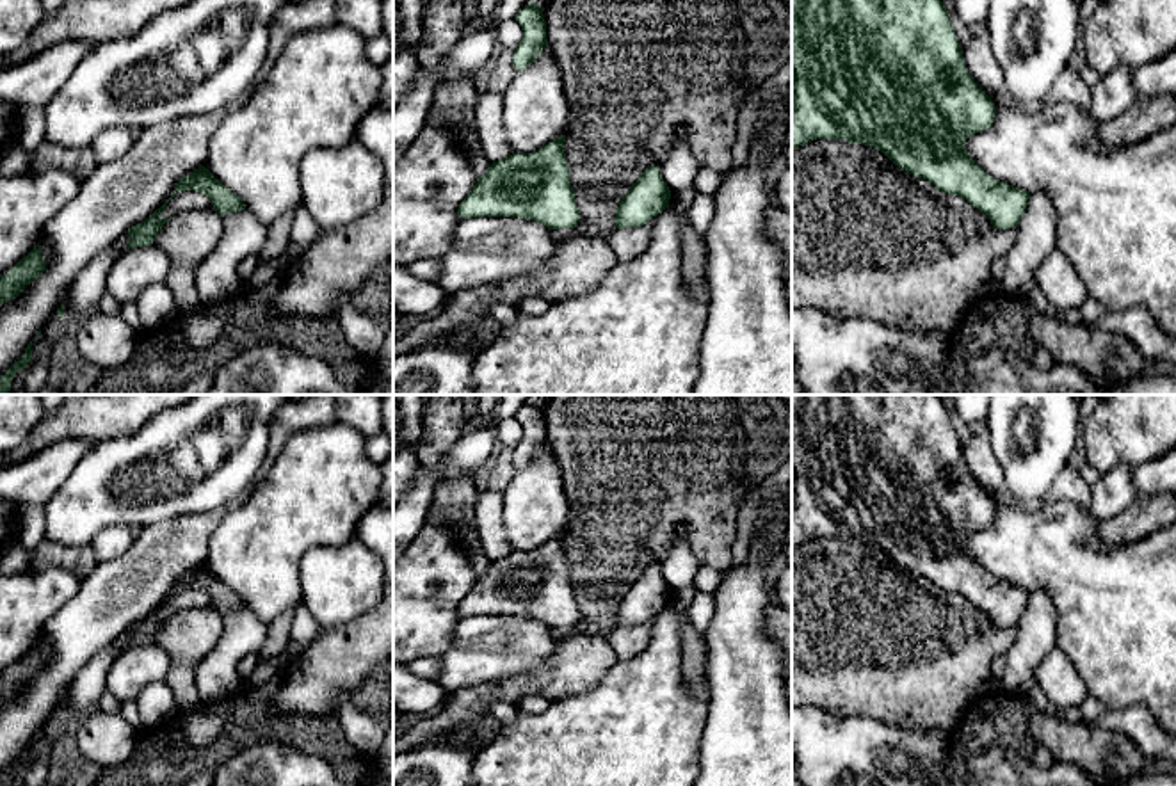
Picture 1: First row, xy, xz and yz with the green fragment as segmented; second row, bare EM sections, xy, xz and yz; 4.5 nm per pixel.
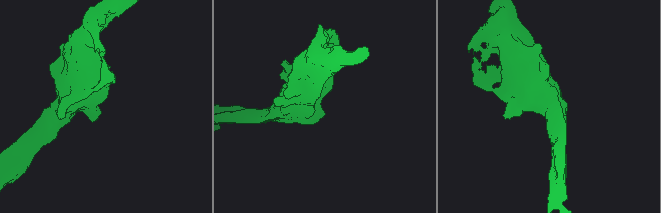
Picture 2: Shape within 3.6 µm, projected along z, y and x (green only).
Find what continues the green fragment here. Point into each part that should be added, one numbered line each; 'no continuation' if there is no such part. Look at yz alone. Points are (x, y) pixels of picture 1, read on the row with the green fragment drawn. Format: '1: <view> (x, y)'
no continuation

